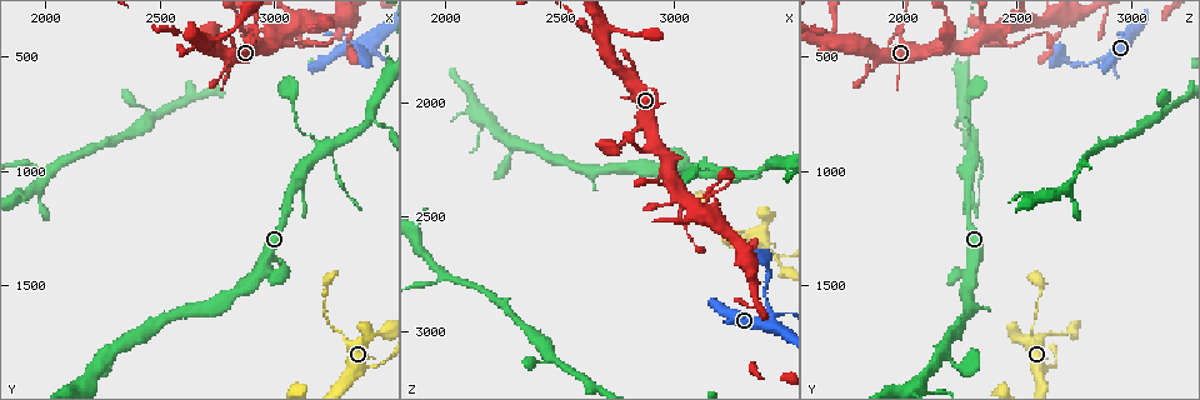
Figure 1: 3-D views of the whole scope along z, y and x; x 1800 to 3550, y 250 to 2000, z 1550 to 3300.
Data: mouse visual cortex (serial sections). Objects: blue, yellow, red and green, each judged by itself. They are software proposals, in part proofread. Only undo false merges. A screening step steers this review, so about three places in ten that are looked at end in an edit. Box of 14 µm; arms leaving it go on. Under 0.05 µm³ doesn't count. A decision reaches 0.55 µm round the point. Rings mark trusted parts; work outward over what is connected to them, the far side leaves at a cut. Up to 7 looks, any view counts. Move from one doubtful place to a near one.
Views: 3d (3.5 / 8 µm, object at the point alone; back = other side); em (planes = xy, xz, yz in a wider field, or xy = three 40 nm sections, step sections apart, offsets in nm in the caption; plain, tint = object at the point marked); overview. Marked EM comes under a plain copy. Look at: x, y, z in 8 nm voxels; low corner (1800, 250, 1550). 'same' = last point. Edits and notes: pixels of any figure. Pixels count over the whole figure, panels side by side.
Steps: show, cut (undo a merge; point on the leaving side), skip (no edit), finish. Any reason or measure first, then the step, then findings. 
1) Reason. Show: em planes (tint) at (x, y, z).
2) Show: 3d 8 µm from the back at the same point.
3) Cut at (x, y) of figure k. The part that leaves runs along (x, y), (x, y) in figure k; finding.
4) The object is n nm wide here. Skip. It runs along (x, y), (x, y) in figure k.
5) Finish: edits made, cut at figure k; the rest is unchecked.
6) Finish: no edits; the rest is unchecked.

Sharp bend. Show: 3d 3.5 µm from the back at (3090, 350, 2440).

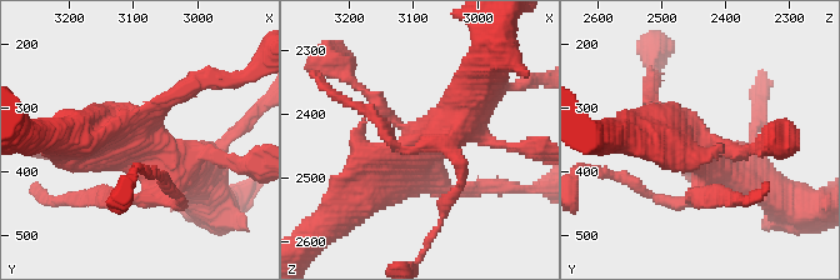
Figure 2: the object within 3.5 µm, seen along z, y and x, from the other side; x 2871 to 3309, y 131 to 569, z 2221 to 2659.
Show: em xy step 5 (tint) at (3080, 365, 2450).

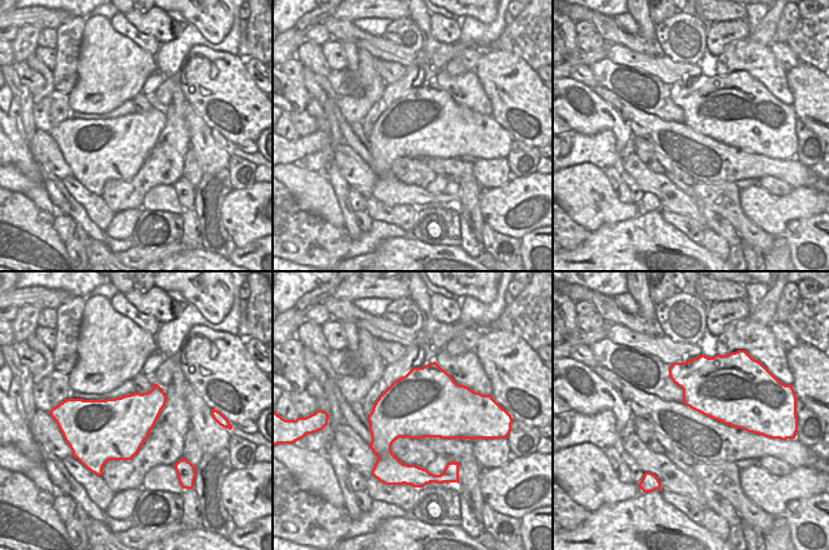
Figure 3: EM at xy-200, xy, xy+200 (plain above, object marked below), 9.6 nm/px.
Show: em xy step 1 (tint) at the same point.

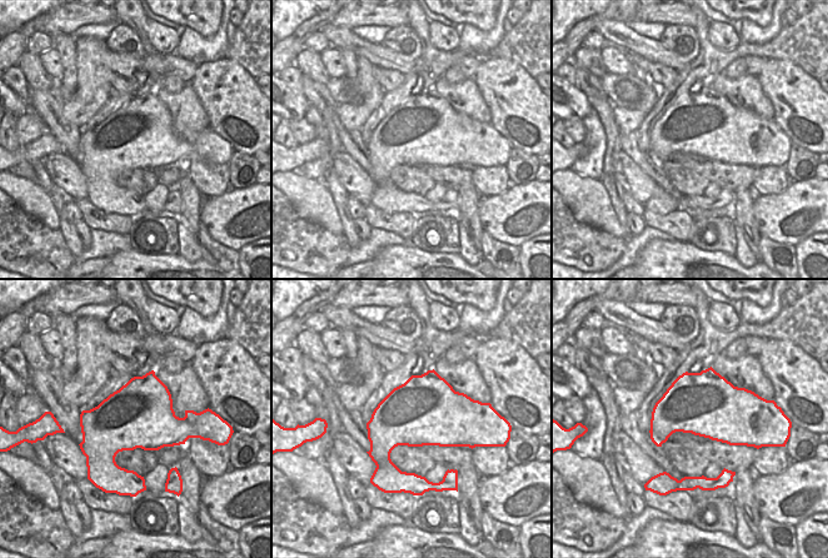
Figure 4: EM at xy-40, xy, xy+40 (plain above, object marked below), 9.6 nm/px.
The object is 650 nm wide here. Skip. It runs along (479, 90), (449, 129), (360, 195) in figure 2; continuous, no second cell.

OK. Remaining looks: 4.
A narrow waist. Show: 3d 8 µm from the back at (3400, 510, 2850).

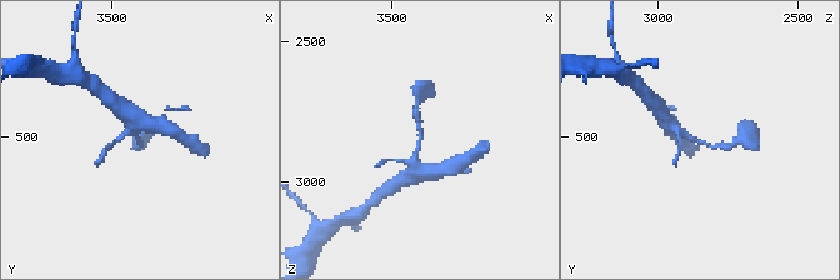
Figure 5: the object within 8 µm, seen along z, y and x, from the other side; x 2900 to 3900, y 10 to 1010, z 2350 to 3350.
The arms are 200, 300 nm wide. Show: em xy step 2 (tint) at (3390, 520, 2840).

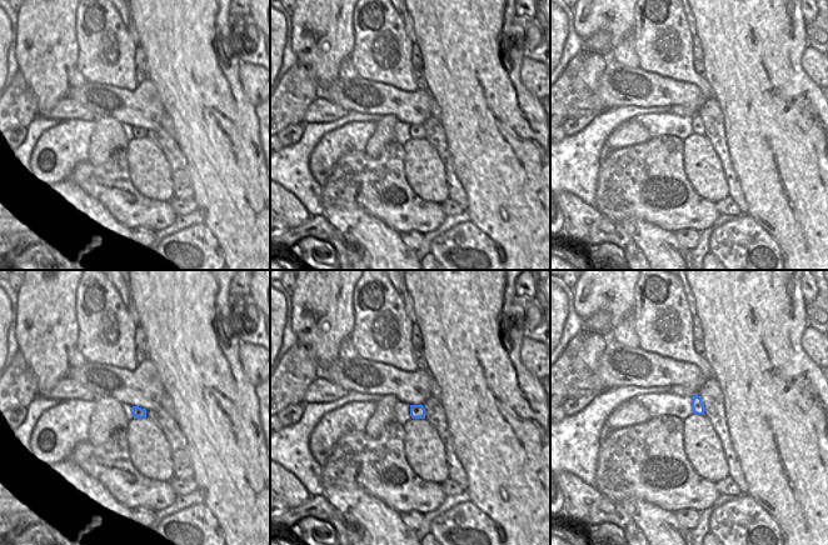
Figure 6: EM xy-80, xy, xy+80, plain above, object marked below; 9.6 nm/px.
Skip. It runs along (669, 126), (709, 146), (734, 145) in figure 5; all the same cell.

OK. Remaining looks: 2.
A narrow waist. Show: 3d 3.5 µm at (3290, 1700, 2560).

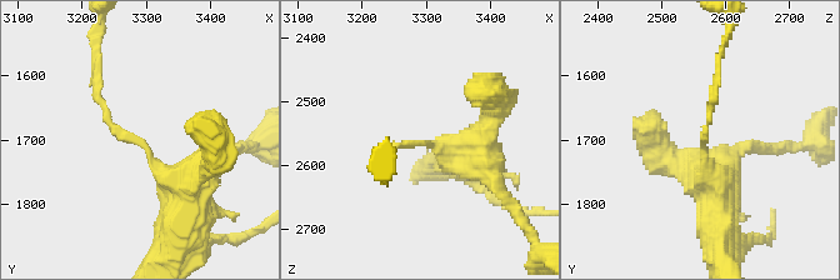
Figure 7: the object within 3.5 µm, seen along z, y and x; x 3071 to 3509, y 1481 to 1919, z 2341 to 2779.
Now the EM. Show: em xy step 3 (tint) at (3285, 1705, 2570).

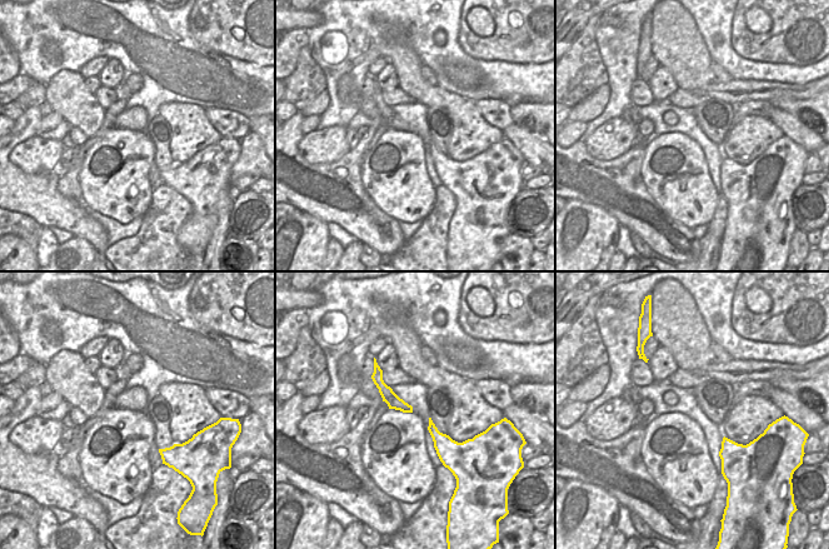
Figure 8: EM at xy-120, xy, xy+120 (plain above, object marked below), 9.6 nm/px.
Skip. One cell here.

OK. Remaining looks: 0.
Finish: no edits; the rest is unchecked.

